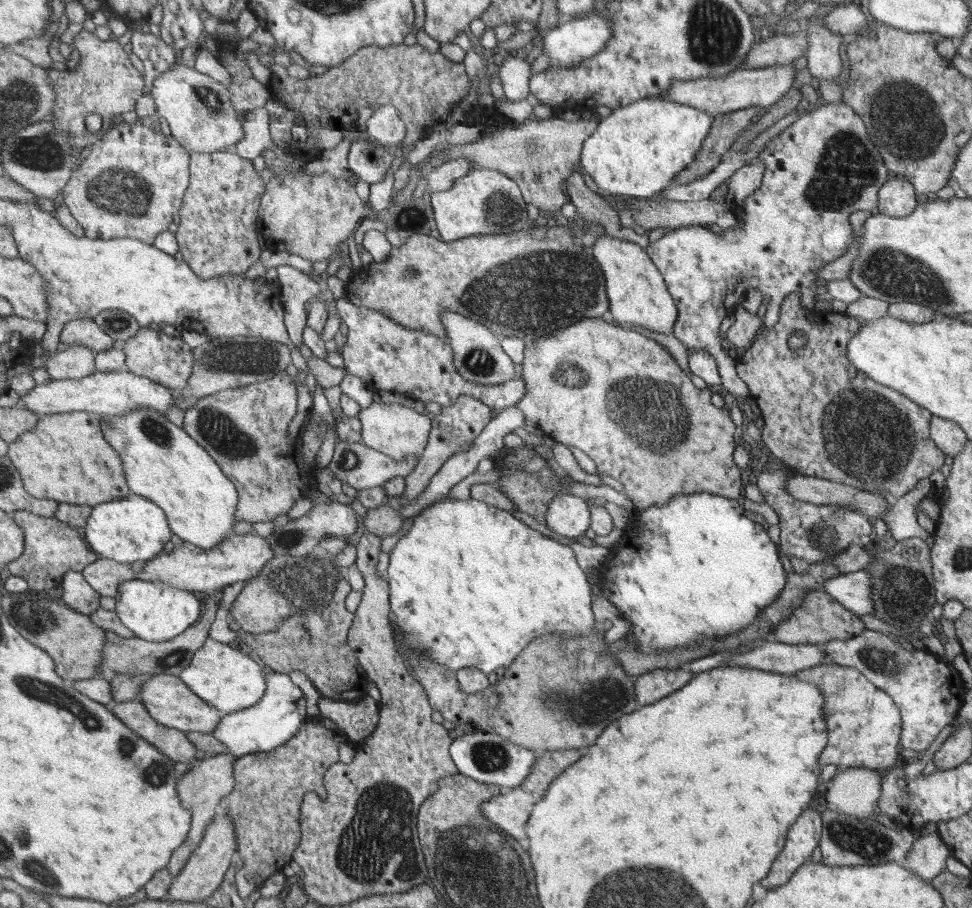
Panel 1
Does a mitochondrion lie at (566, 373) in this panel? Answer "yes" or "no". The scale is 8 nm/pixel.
yes

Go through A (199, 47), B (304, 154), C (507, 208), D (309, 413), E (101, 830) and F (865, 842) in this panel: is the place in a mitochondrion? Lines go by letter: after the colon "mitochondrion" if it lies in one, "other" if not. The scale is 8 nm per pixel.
A: other
B: other
C: mitochondrion
D: other
E: other
F: mitochondrion

